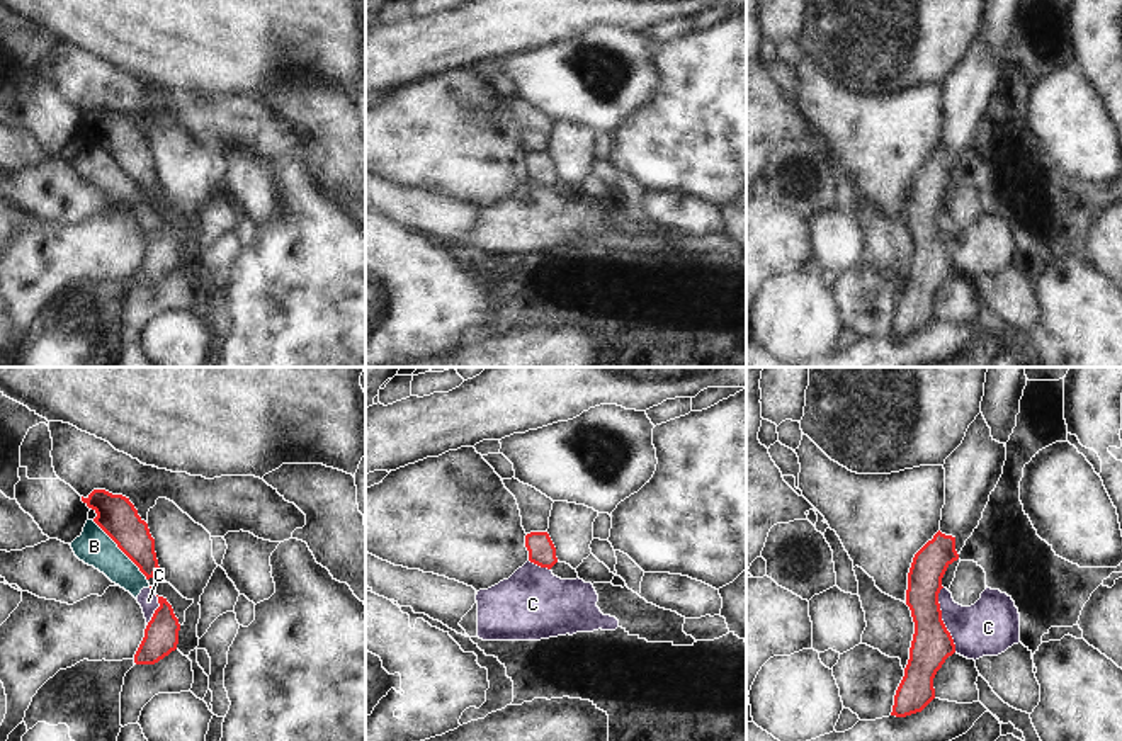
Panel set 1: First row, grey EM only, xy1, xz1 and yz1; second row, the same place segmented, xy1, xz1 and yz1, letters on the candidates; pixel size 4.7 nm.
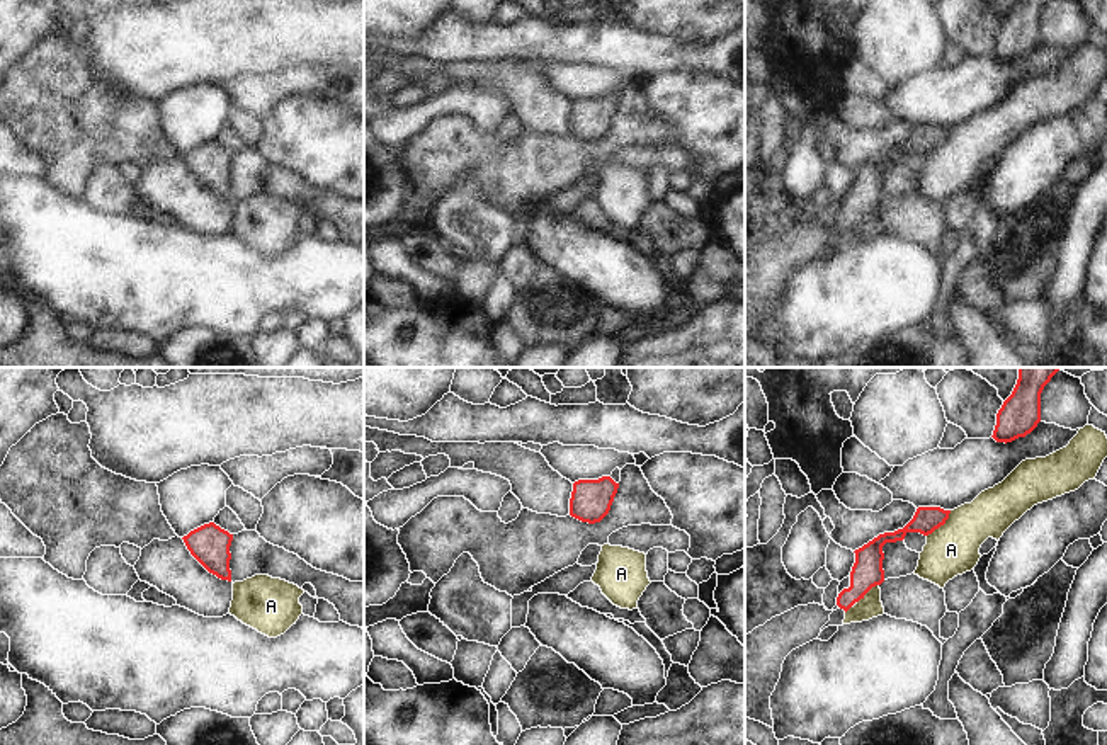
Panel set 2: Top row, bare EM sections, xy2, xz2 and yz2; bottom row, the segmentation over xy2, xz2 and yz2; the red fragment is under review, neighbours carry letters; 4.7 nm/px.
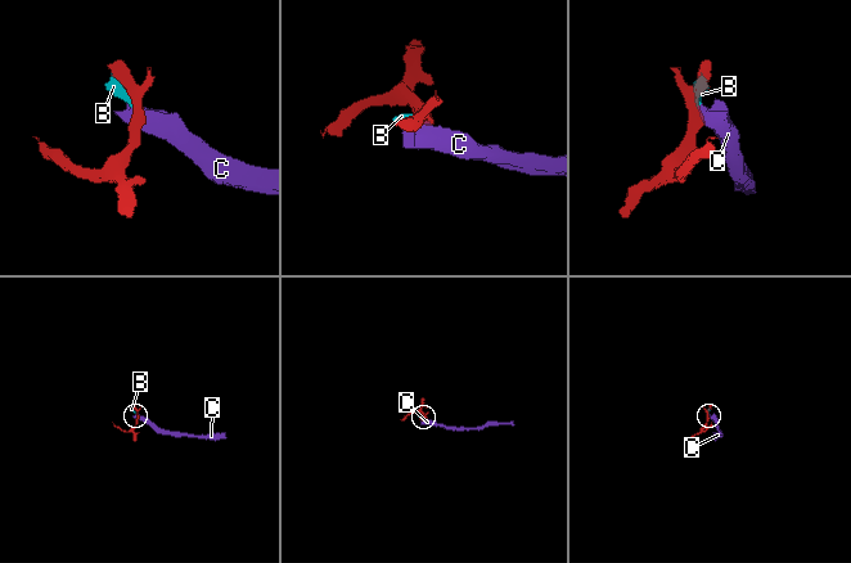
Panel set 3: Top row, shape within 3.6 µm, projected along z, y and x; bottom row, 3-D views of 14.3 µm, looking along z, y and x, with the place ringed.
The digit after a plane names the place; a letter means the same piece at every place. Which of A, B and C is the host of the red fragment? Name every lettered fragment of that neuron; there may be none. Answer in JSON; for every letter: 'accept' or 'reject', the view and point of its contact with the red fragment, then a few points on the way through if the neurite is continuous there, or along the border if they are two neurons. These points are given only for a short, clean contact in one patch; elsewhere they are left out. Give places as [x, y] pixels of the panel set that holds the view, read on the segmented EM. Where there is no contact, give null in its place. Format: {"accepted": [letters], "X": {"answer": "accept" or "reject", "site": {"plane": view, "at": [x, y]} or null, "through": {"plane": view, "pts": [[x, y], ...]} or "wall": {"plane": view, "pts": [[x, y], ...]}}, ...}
{"accepted": [], "A": {"answer": "reject", "site": {"plane": "yz2", "at": [941, 524]}}, "B": {"answer": "reject", "site": {"plane": "xy1", "at": [121, 549]}}, "C": {"answer": "reject", "site": {"plane": "yz1", "at": [940, 619]}, "wall": {"plane": "yz1", "pts": [[942, 587], [939, 593], [940, 619], [956, 651]]}}}

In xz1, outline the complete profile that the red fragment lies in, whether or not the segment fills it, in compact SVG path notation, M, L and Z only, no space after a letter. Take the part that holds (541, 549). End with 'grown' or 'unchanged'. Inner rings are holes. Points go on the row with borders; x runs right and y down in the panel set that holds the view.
M530 532L525 535L525 547L529 551L529 561L551 569L556 563L556 547L547 532Z | unchanged

